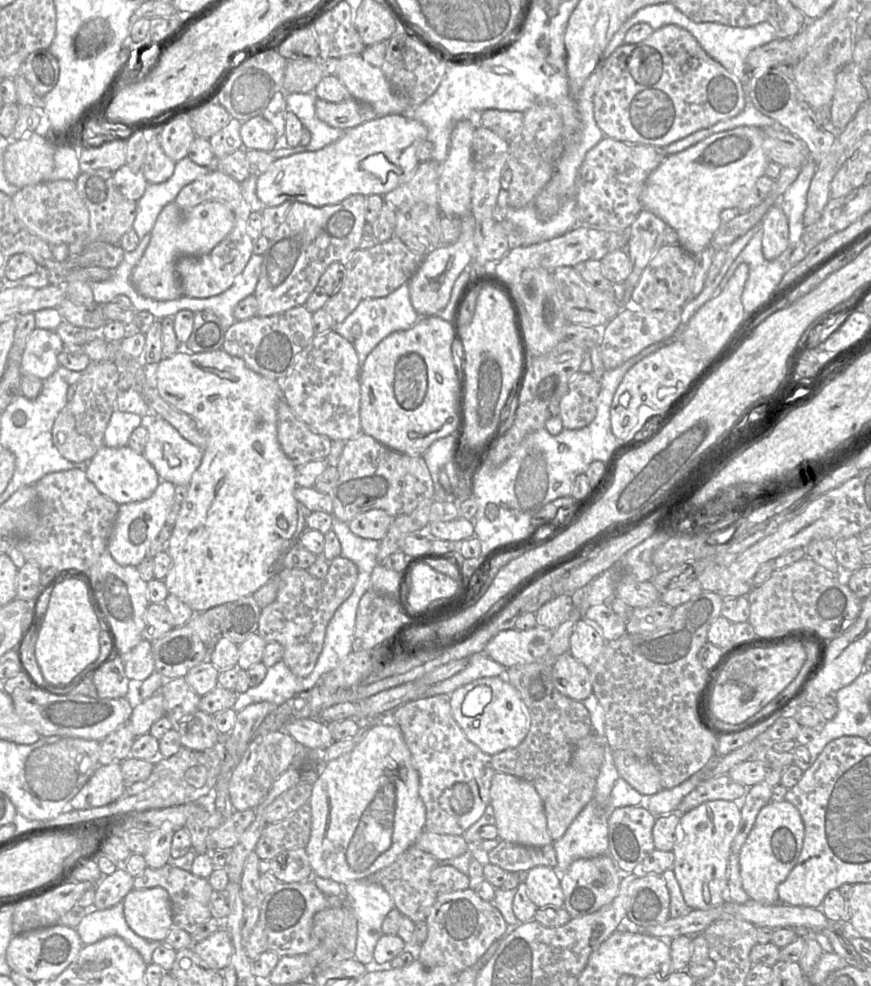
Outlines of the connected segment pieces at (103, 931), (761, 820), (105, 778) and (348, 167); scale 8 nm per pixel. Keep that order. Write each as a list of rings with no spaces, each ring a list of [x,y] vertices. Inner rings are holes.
[[[123,901],[105,910],[92,910],[76,928],[83,945],[94,944],[109,936],[119,936],[136,949],[146,964],[152,963],[154,950],[163,942],[151,941],[137,935],[127,924]]]
[[[770,801],[758,813],[740,852],[742,887],[750,899],[764,905],[779,903],[777,886],[797,864],[803,847],[805,827],[798,809],[790,802]]]
[[[120,763],[100,765],[81,790],[67,803],[66,811],[105,806],[121,797],[127,784]]]
[[[390,114],[382,117],[377,117],[376,119],[345,130],[341,138],[320,150],[298,153],[288,157],[275,159],[273,163],[268,167],[268,169],[257,178],[256,195],[266,207],[279,206],[286,201],[302,202],[314,207],[322,207],[325,205],[338,204],[352,195],[363,195],[367,197],[370,195],[384,196],[388,192],[407,182],[415,172],[416,168],[420,164],[416,155],[416,151],[419,144],[427,139],[427,135],[428,129],[424,124],[422,124],[420,121],[410,119],[406,115]]]

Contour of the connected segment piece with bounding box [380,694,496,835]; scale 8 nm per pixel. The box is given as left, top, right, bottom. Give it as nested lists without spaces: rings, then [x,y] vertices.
[[[450,694],[411,700],[382,716],[380,720],[391,721],[401,729],[411,753],[412,764],[419,774],[419,795],[426,809],[424,829],[436,834],[464,834],[484,814],[490,803],[490,788],[496,771],[492,765],[492,755],[484,753],[471,742],[455,721],[451,711]]]

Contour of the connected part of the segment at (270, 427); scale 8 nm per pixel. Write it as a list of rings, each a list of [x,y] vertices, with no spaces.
[[[223,349],[193,354],[176,352],[171,357],[163,358],[150,370],[161,398],[175,409],[199,420],[208,432],[208,443],[203,450],[201,464],[192,475],[187,497],[181,503],[173,533],[168,541],[167,552],[172,558],[172,566],[163,579],[170,594],[179,597],[194,612],[203,612],[212,607],[253,595],[274,575],[277,575],[284,568],[283,560],[287,552],[296,543],[299,543],[302,533],[307,529],[306,518],[310,512],[294,497],[294,491],[297,487],[296,466],[283,452],[277,437],[277,404],[282,399],[281,380],[270,379],[252,371],[241,358],[232,356]]]

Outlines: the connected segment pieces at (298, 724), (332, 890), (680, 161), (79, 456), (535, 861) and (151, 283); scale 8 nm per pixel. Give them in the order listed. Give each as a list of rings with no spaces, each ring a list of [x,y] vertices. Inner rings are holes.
[[[317,718],[290,720],[282,730],[288,733],[299,747],[316,751],[324,751],[334,742],[328,724]]]
[[[313,875],[313,881],[323,894],[326,896],[342,897],[353,908],[357,919],[357,941],[354,958],[364,965],[368,964],[374,959],[375,946],[379,938],[383,935],[383,920],[388,912],[394,908],[393,898],[381,885],[368,879],[354,880],[345,885],[341,885],[331,879]]]
[[[741,126],[732,130],[727,130],[724,132],[713,134],[696,145],[680,152],[667,156],[661,164],[650,174],[647,178],[645,186],[641,194],[641,202],[643,209],[648,210],[661,218],[668,227],[673,228],[678,234],[678,244],[690,255],[697,256],[700,254],[707,246],[710,245],[713,235],[718,230],[722,220],[727,216],[727,214],[734,214],[738,203],[748,194],[748,192],[753,188],[756,181],[764,176],[765,168],[769,162],[765,151],[763,149],[763,132],[761,128],[751,127],[751,126]]]
[[[112,361],[93,362],[82,371],[82,376],[76,383],[73,397],[67,401],[57,415],[52,427],[52,441],[58,452],[70,462],[90,461],[104,445],[104,434],[112,413],[115,411],[115,401],[119,394],[117,382],[120,373]]]
[[[502,840],[488,852],[487,857],[489,863],[499,866],[506,872],[529,871],[536,866],[557,866],[553,844],[533,847]]]
[[[174,201],[163,207],[150,234],[150,242],[131,273],[131,283],[136,291],[147,298],[159,301],[178,299],[183,295],[179,278],[175,271],[177,260],[182,256],[200,256],[211,251],[233,229],[235,215],[225,204],[218,201],[207,201],[192,208],[181,209]]]

